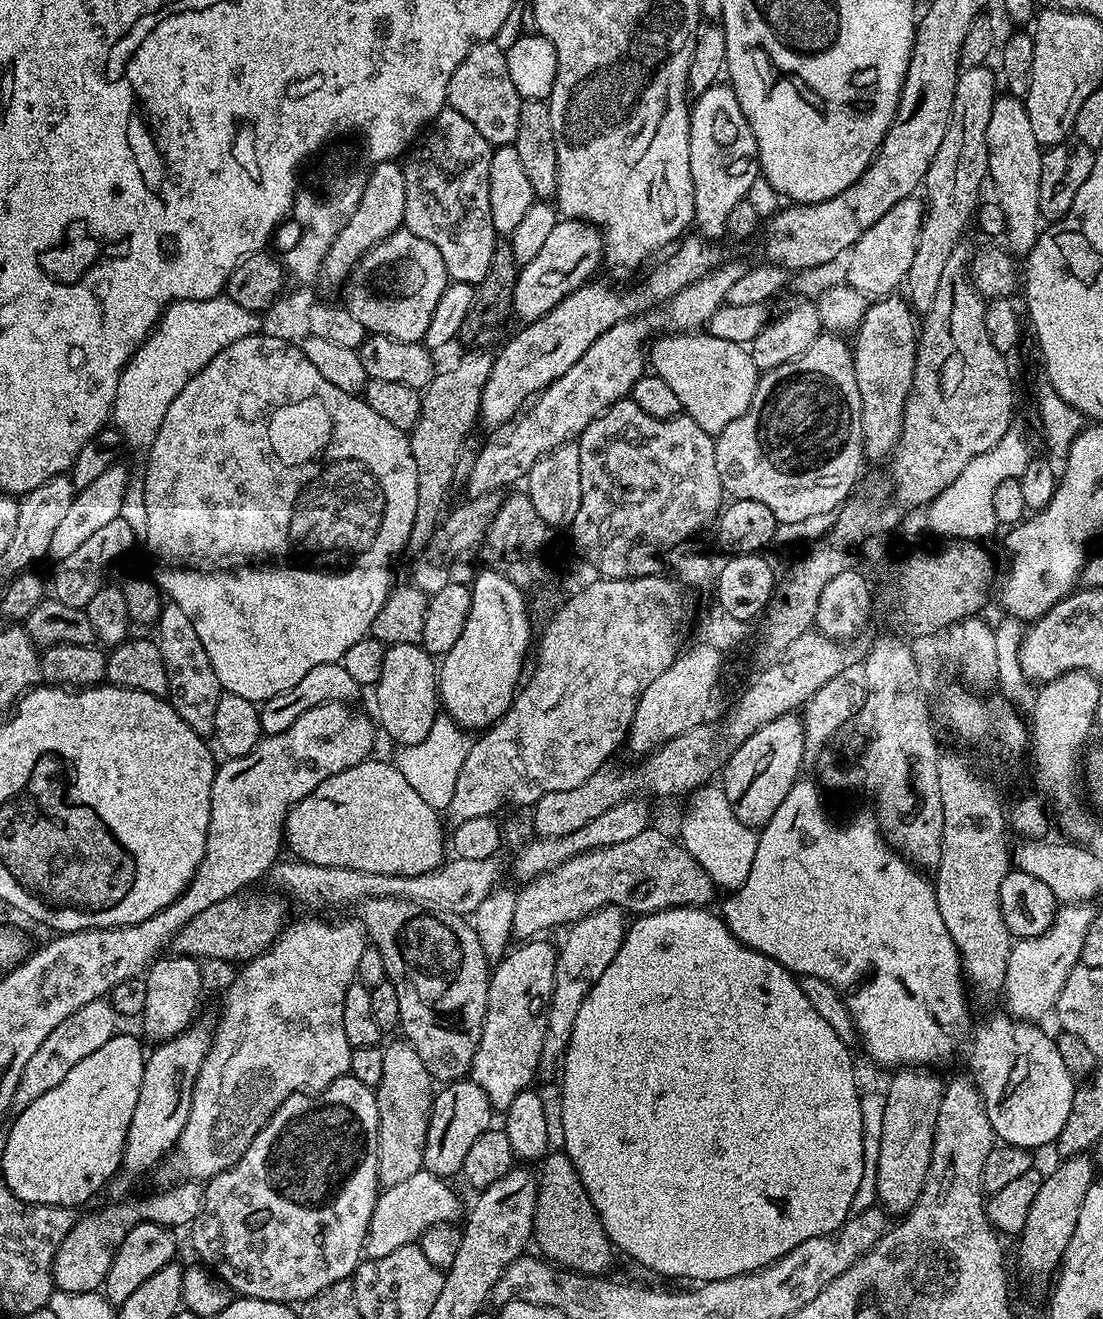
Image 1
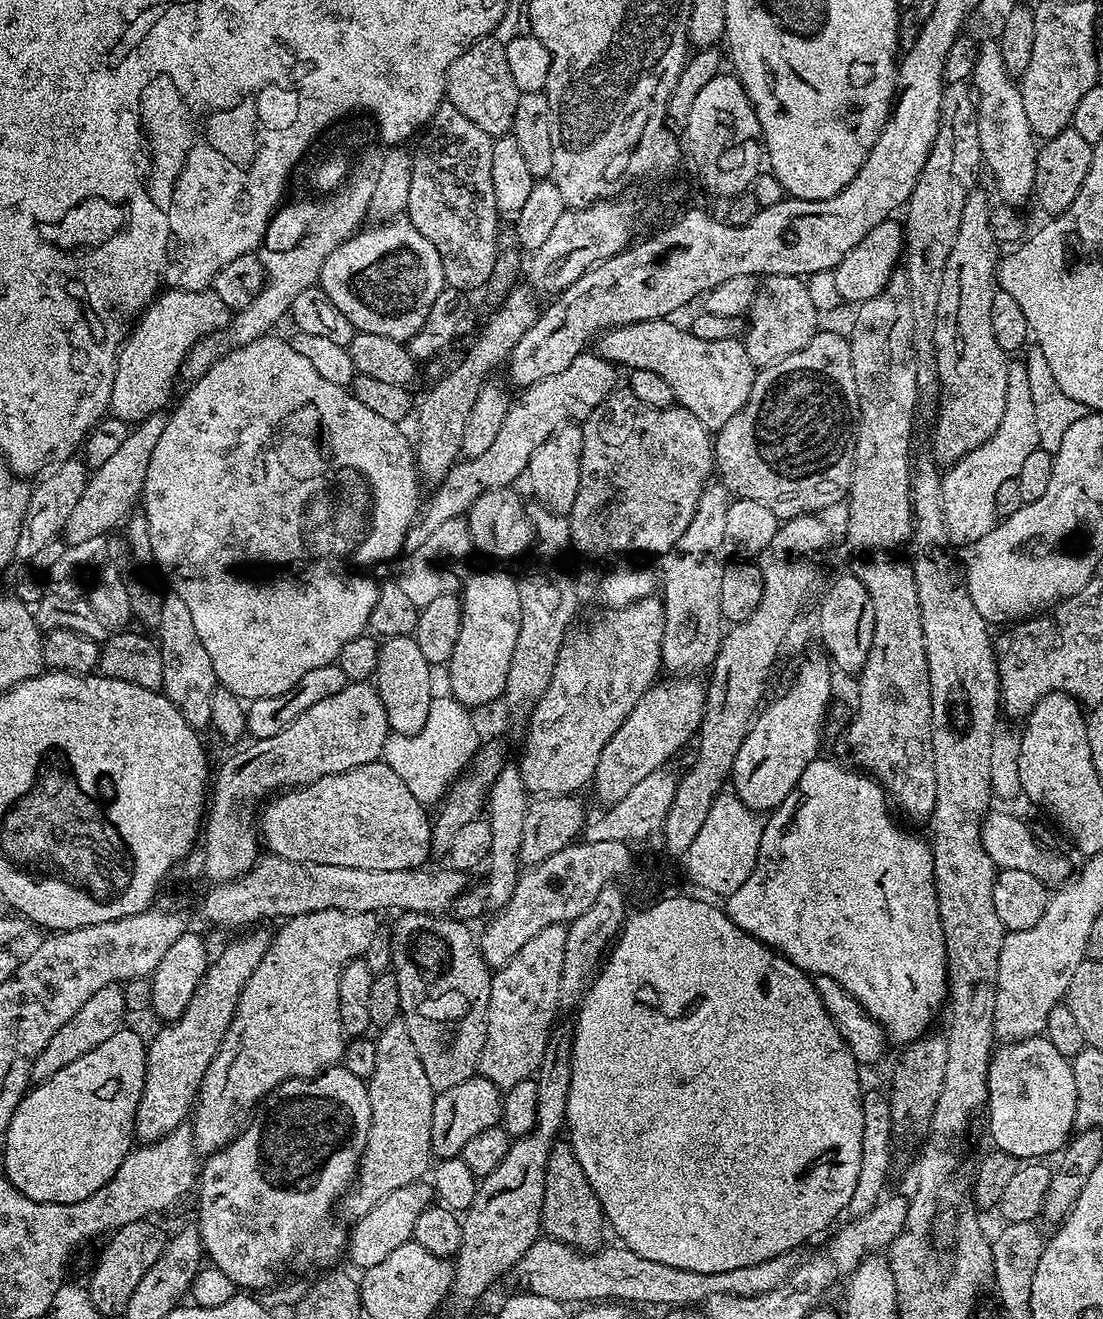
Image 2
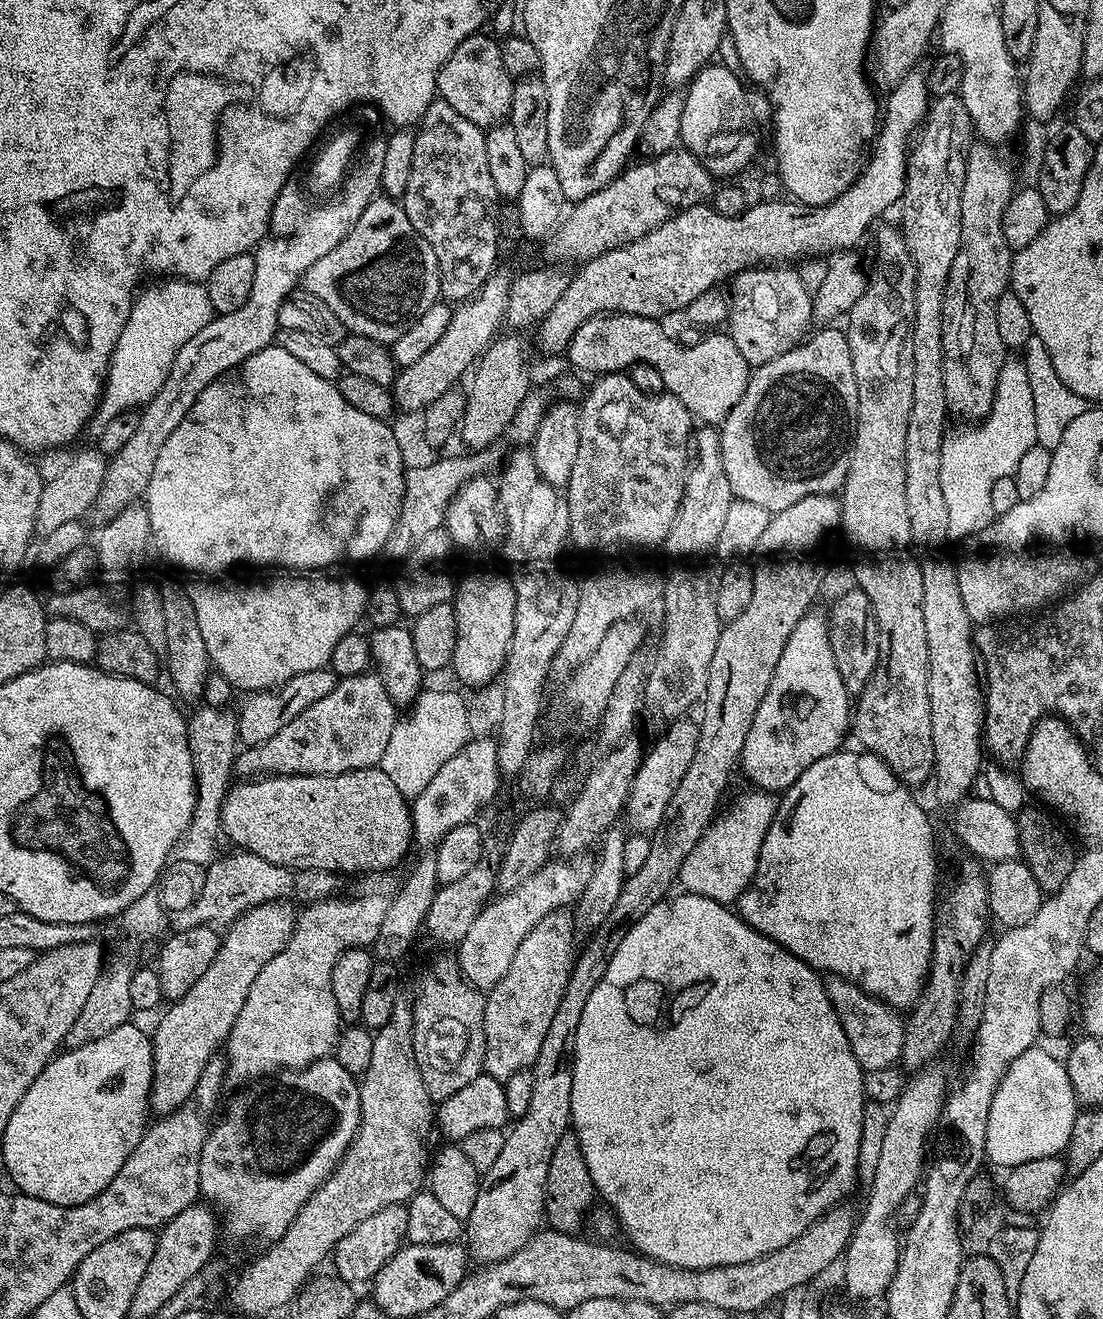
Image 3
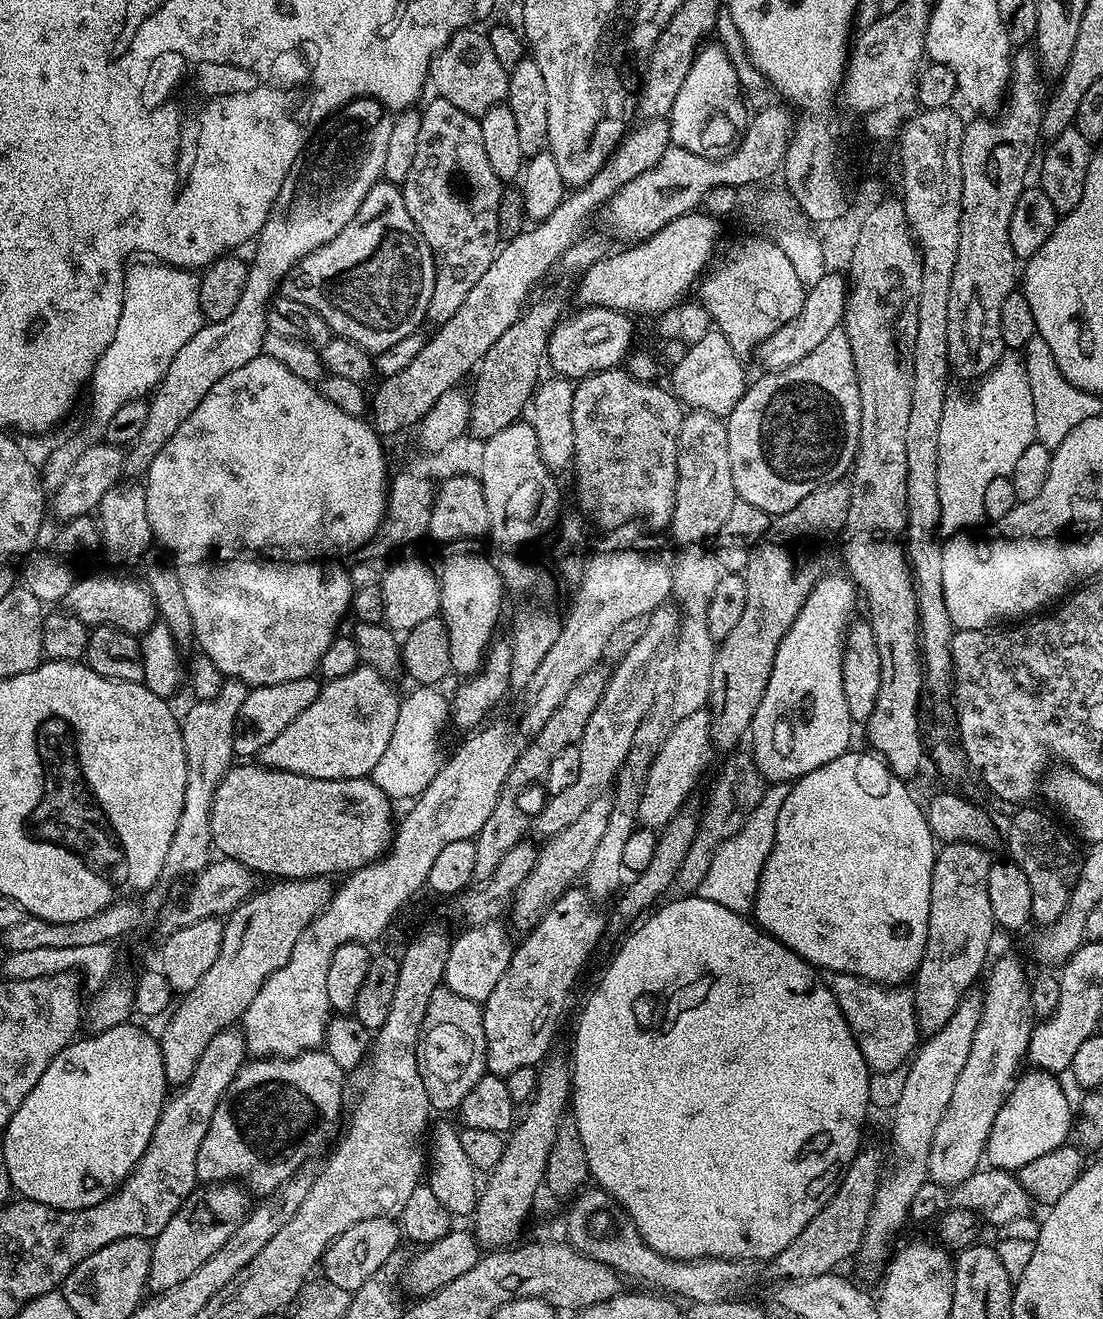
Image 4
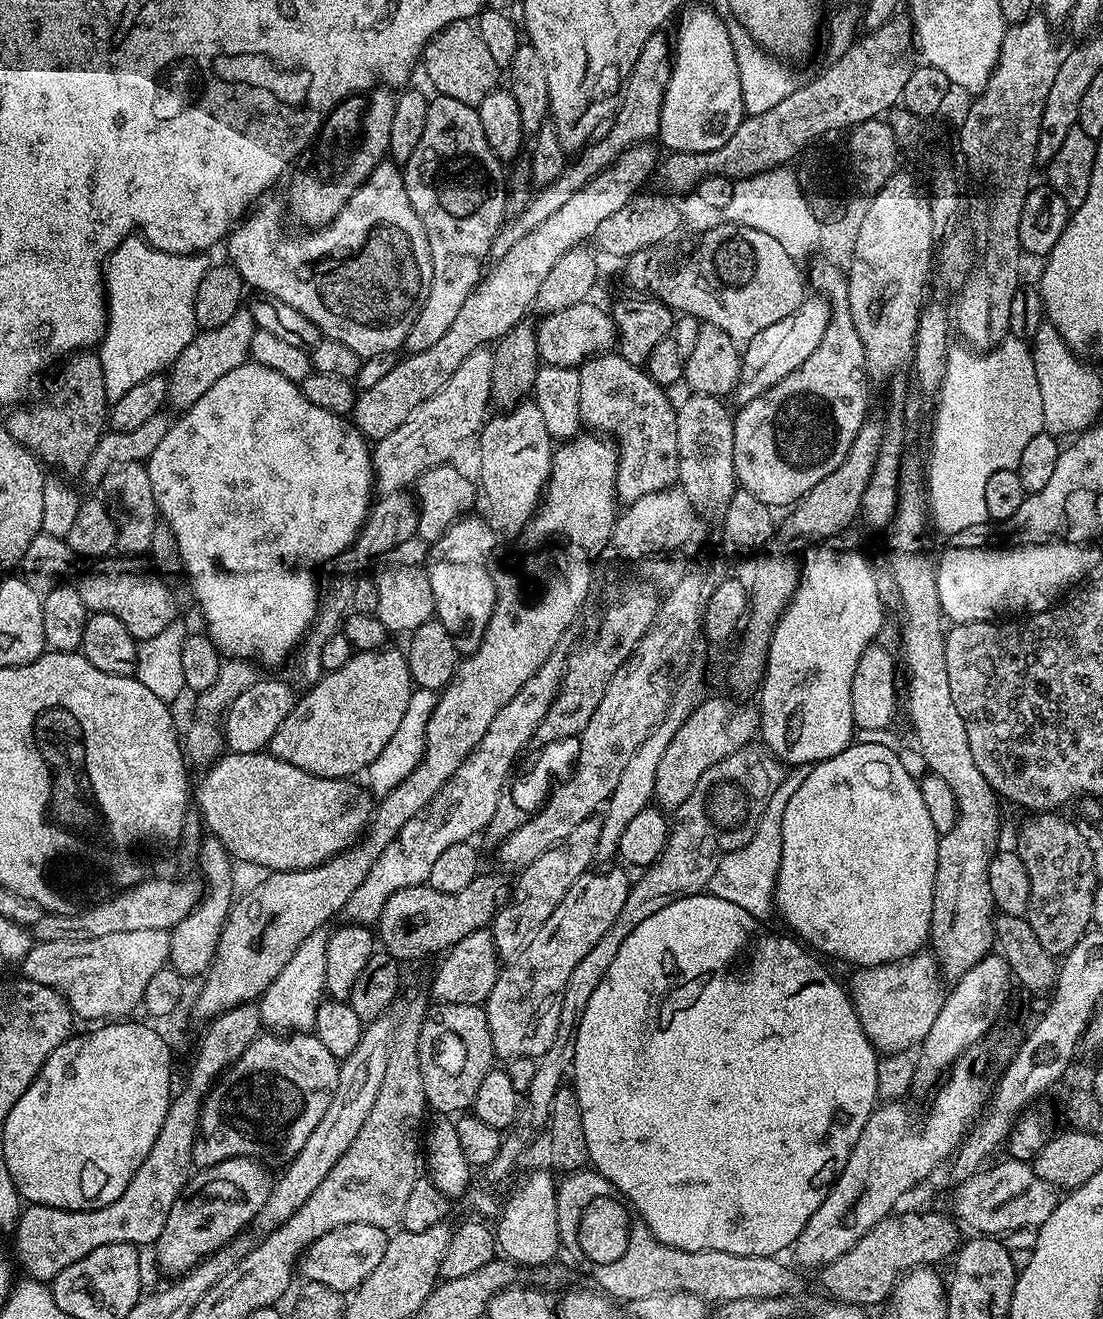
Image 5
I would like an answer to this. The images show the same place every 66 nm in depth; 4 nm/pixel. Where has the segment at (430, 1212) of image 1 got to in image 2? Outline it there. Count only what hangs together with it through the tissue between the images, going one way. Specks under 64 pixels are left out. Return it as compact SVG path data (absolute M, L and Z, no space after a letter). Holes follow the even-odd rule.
M417 1182L410 1186L402 1186L402 1190L394 1190L394 1194L386 1194L378 1206L374 1206L364 1216L355 1221L350 1228L350 1235L346 1240L346 1256L357 1264L360 1270L370 1266L378 1266L382 1258L387 1258L391 1252L398 1250L414 1234L414 1222L418 1222L418 1214L426 1210L433 1203L433 1186L428 1182Z

